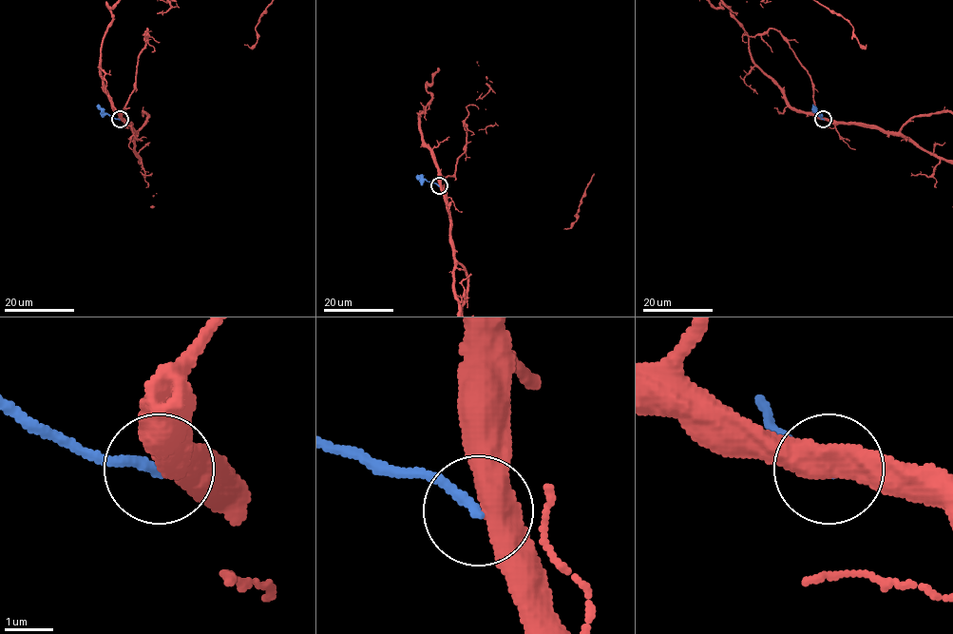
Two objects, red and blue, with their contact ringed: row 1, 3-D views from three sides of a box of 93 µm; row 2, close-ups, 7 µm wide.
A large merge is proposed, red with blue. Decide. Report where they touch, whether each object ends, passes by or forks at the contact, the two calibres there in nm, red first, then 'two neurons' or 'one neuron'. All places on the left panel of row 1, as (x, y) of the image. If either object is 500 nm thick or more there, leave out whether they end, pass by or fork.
place (120, 119); calibres 550 and 200 nm; two neurons

